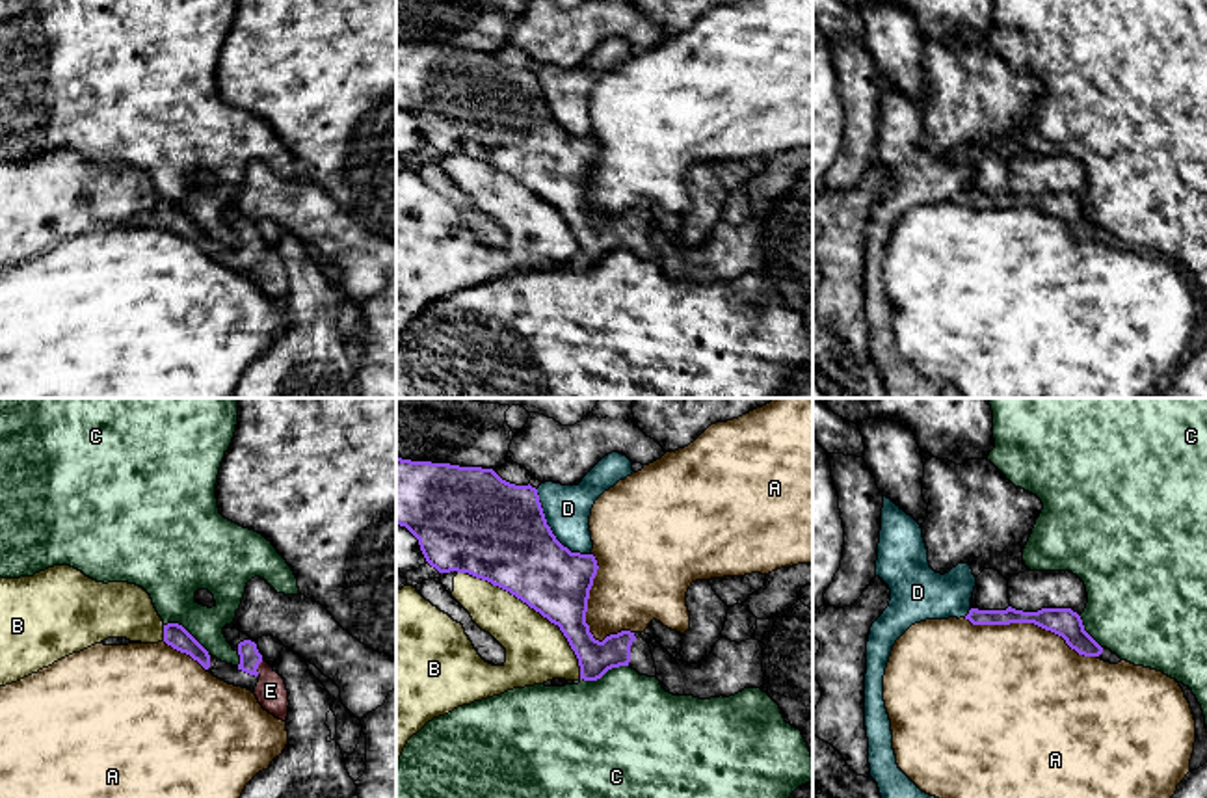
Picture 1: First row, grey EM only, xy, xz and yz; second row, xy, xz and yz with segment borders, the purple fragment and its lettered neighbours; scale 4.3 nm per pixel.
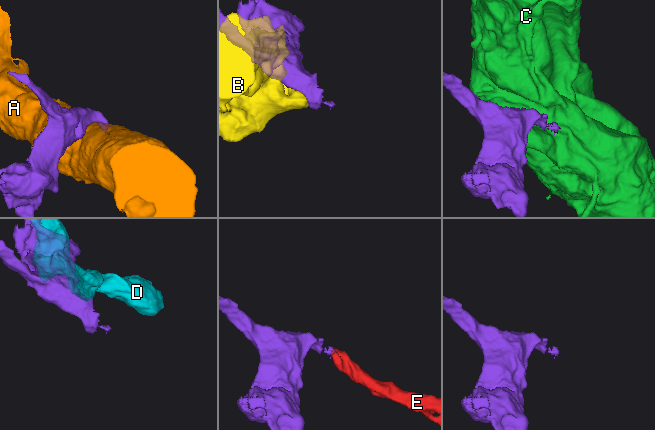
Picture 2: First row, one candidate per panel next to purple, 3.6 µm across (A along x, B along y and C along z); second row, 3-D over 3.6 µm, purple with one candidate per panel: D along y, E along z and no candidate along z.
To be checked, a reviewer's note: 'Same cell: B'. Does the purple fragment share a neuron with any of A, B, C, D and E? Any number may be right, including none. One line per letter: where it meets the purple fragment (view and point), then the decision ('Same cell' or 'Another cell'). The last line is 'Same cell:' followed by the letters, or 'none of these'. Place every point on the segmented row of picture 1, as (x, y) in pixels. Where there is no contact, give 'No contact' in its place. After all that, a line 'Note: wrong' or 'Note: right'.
A: Touches purple at yz (1031, 622). Another cell
B: Touches purple at xz (542, 614). Another cell
C: Touches purple at xy (188, 633). Another cell
D: Touches purple at xz (551, 531). Another cell
E: Touches purple at xy (257, 666). Same cell
Same cell: E
Note: wrong

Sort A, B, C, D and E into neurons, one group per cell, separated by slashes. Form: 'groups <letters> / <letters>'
groups A / B / C / D / E

